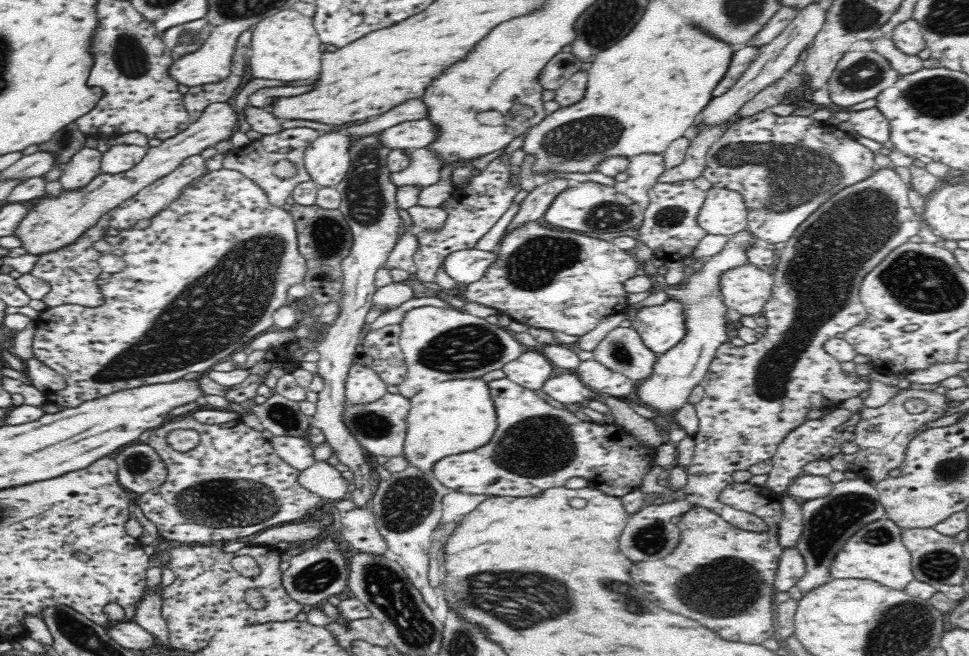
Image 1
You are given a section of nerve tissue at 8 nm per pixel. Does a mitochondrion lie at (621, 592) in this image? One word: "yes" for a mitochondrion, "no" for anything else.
yes

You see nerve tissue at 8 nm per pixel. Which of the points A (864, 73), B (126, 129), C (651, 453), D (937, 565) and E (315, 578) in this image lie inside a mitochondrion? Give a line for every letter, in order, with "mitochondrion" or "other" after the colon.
A: mitochondrion
B: other
C: other
D: mitochondrion
E: mitochondrion

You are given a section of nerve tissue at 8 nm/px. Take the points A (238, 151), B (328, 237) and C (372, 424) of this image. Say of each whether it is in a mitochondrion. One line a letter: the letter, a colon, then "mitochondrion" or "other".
A: other
B: mitochondrion
C: mitochondrion

